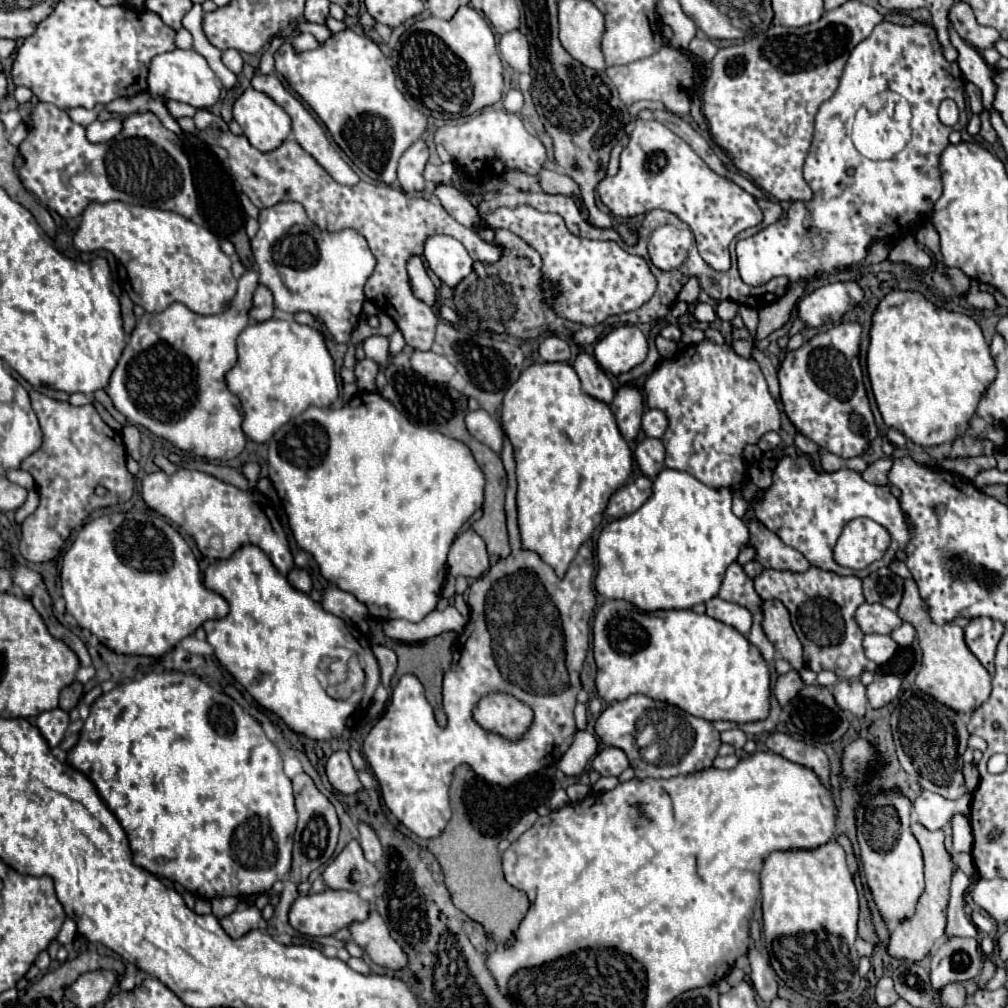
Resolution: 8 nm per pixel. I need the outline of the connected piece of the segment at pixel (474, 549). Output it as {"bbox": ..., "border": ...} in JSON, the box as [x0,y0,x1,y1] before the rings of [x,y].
{"bbox":[449,530,489,578],"border":[[[465,530],[449,550],[449,572],[453,576],[479,578],[489,570],[489,554],[483,538],[475,530]]]}

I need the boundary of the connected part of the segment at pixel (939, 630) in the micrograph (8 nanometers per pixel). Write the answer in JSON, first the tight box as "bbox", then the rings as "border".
{"bbox":[897,578,991,714],"border":[[[909,578],[905,580],[905,590],[903,590],[903,600],[897,608],[897,614],[901,620],[907,620],[915,626],[917,630],[917,638],[919,638],[919,646],[923,650],[923,664],[921,670],[915,678],[915,684],[929,696],[933,696],[935,700],[943,702],[945,706],[961,712],[961,714],[969,714],[971,710],[979,708],[991,694],[991,676],[989,672],[983,668],[983,664],[973,656],[973,652],[967,648],[965,638],[963,638],[963,628],[959,628],[957,624],[945,624],[945,626],[937,626],[931,622],[927,610],[925,610],[925,602],[919,596],[919,590],[915,586],[915,582]]]}

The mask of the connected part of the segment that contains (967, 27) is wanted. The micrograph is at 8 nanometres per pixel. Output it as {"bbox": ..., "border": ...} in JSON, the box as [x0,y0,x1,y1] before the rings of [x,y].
{"bbox":[949,2,1001,50],"border":[[[957,2],[951,12],[949,12],[949,20],[955,26],[957,34],[971,46],[979,48],[979,50],[987,50],[993,48],[993,44],[1001,38],[999,32],[995,28],[987,28],[981,26],[975,20],[975,14],[971,10],[971,6],[967,6],[965,2]]]}

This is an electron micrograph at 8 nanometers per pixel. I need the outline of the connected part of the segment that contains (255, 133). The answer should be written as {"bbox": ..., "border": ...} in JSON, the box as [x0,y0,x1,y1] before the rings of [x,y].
{"bbox":[233,88,291,150],"border":[[[247,88],[233,104],[233,118],[257,150],[275,150],[291,134],[289,114],[267,94]]]}

